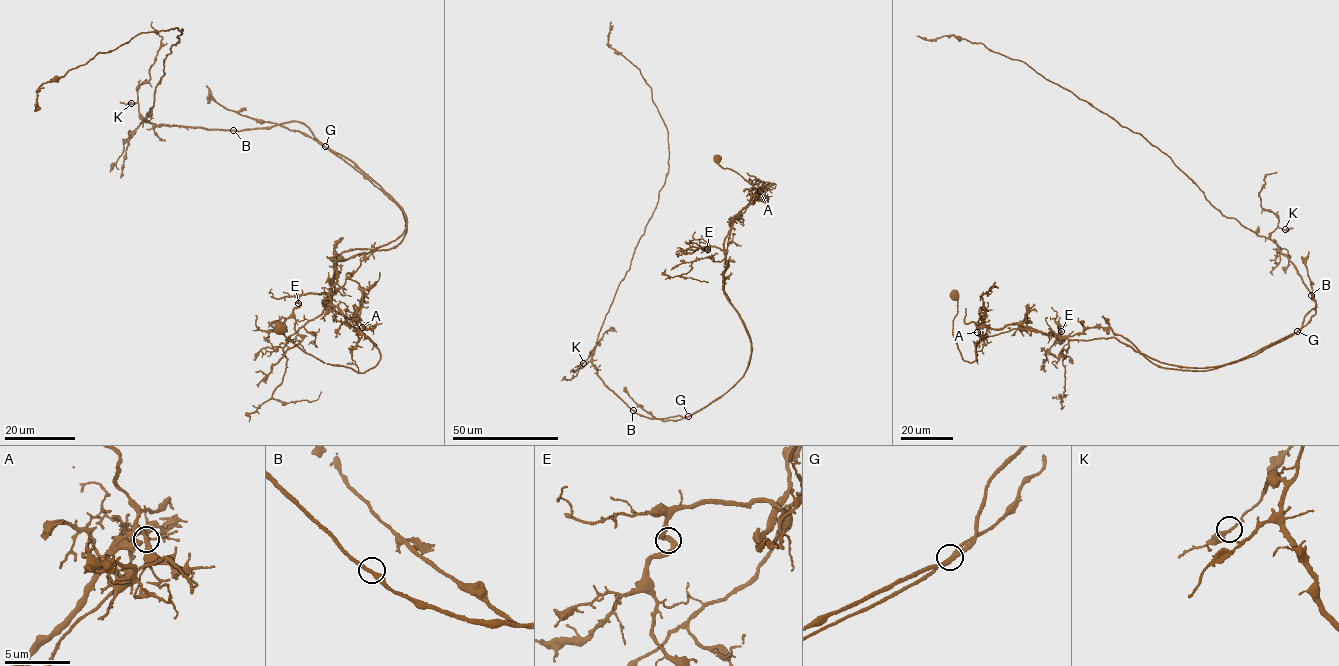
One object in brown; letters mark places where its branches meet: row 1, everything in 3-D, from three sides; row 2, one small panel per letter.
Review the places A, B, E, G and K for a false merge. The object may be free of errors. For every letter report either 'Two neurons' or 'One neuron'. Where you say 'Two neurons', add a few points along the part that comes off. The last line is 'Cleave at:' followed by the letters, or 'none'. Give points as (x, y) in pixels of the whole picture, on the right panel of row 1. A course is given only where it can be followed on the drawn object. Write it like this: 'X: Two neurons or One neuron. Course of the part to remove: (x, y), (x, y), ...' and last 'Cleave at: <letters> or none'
A: One neuron
B: One neuron
E: One neuron
G: Two neurons. Course of the part to remove: (1296, 331), (1216, 368), (1166, 368), (1110, 328), (1057, 336), (982, 323), (983, 294), (995, 281)
K: One neuron
Cleave at: G

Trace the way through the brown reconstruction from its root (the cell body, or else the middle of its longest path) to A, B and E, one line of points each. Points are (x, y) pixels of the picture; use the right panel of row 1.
A: (953, 295), (957, 309), (952, 333), (970, 363), (987, 329), (977, 332)
B: (953, 295), (970, 363), (978, 341), (1016, 328), (1116, 337), (1200, 368), (1292, 335), (1311, 295)
E: (953, 295), (952, 333), (970, 363), (986, 337), (1016, 328), (1058, 334), (1059, 325), (1061, 331)

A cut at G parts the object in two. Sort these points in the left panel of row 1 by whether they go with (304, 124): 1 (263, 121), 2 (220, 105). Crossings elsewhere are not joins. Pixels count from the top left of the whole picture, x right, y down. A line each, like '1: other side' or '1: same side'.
1: other side
2: other side

